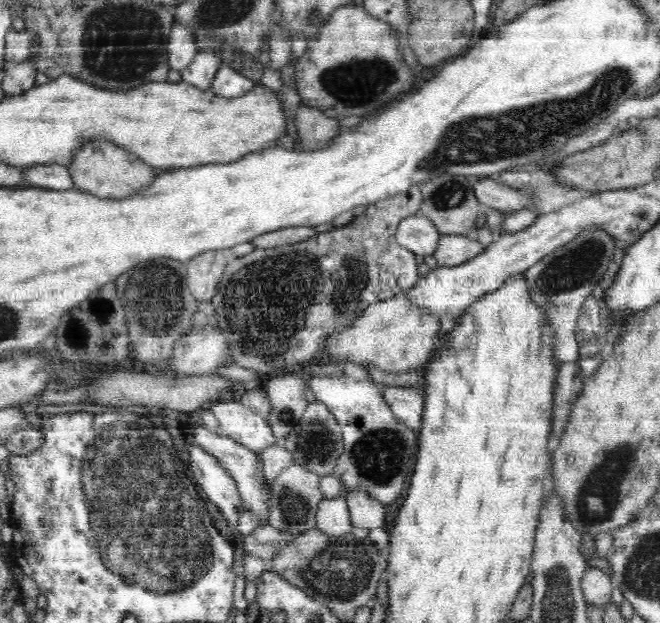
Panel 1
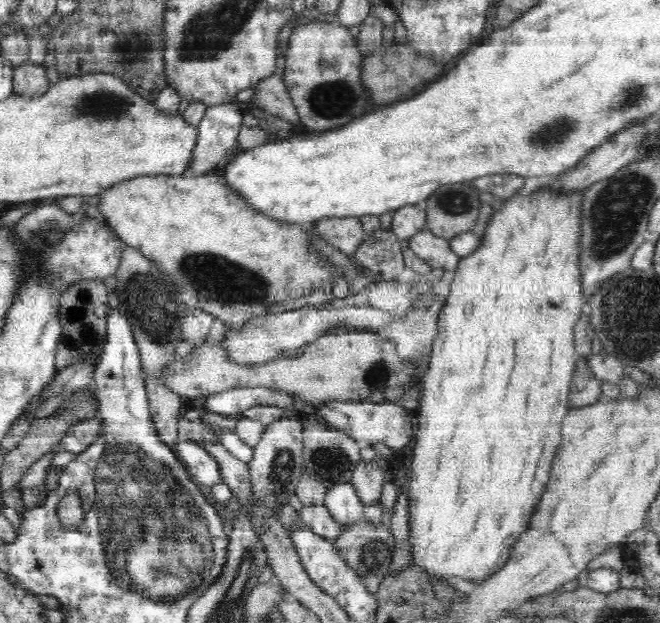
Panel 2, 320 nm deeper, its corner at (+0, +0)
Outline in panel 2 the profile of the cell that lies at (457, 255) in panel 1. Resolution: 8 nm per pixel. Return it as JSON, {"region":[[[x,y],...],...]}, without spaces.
{"region":[[[426,229],[411,236],[407,242],[410,250],[415,252],[418,258],[427,261],[432,269],[455,270],[461,259],[451,248],[449,240],[436,236]]]}

